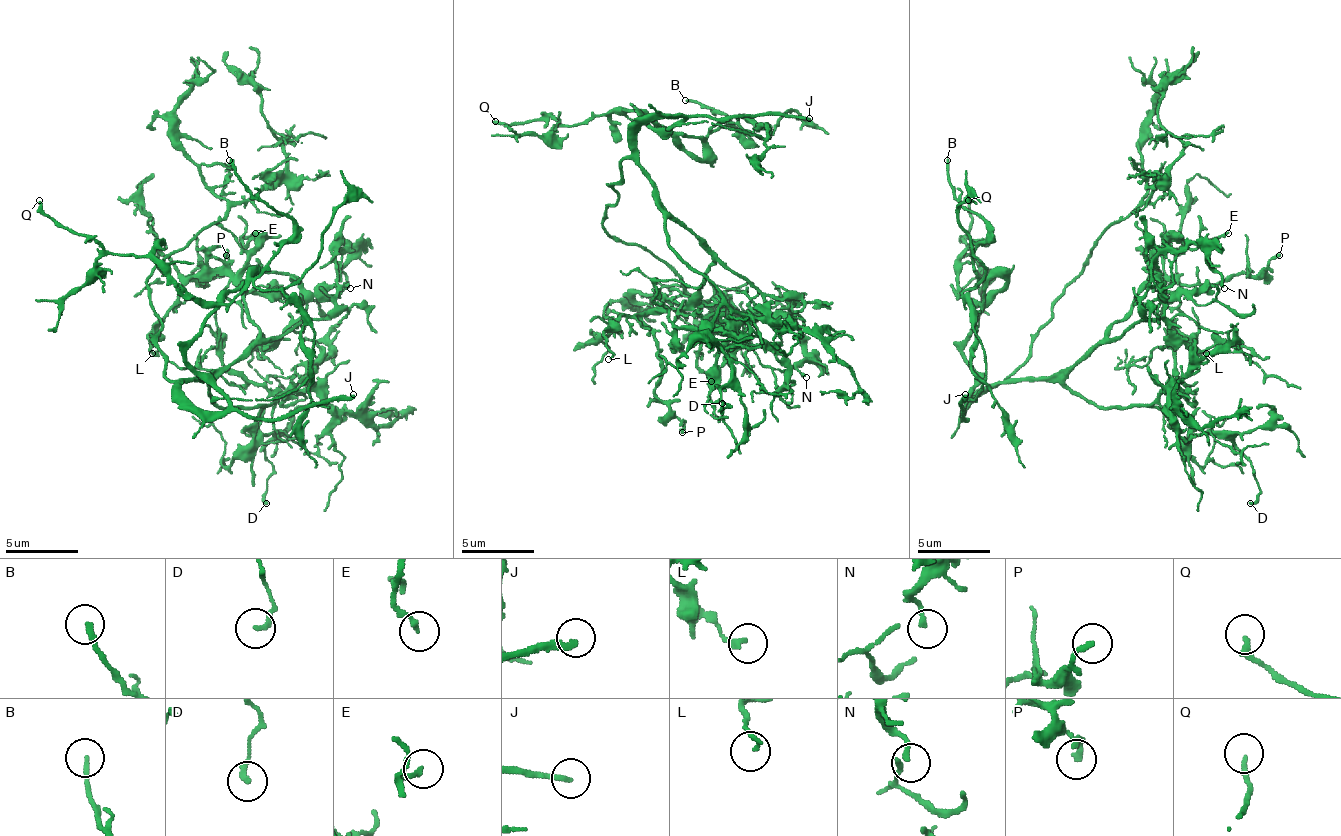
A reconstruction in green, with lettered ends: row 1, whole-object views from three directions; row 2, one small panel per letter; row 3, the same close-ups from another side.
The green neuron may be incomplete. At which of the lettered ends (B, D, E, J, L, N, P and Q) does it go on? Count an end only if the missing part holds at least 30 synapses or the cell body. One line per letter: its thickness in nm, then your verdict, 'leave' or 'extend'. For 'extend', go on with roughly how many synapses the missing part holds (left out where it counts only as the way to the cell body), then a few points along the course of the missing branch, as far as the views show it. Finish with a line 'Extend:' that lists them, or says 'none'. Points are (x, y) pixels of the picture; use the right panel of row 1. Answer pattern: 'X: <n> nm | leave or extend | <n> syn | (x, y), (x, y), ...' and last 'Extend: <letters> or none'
B: 180 nm | leave
D: 180 nm | leave
E: 180 nm | leave
J: 240 nm | extend | (965, 394), (954, 375), (943, 335), (998, 277), (1001, 288), (987, 277), (976, 251), (976, 200), (957, 185)
L: 160 nm | leave
N: 130 nm | leave
P: 190 nm | leave
Q: 220 nm | leave
Extend: J

